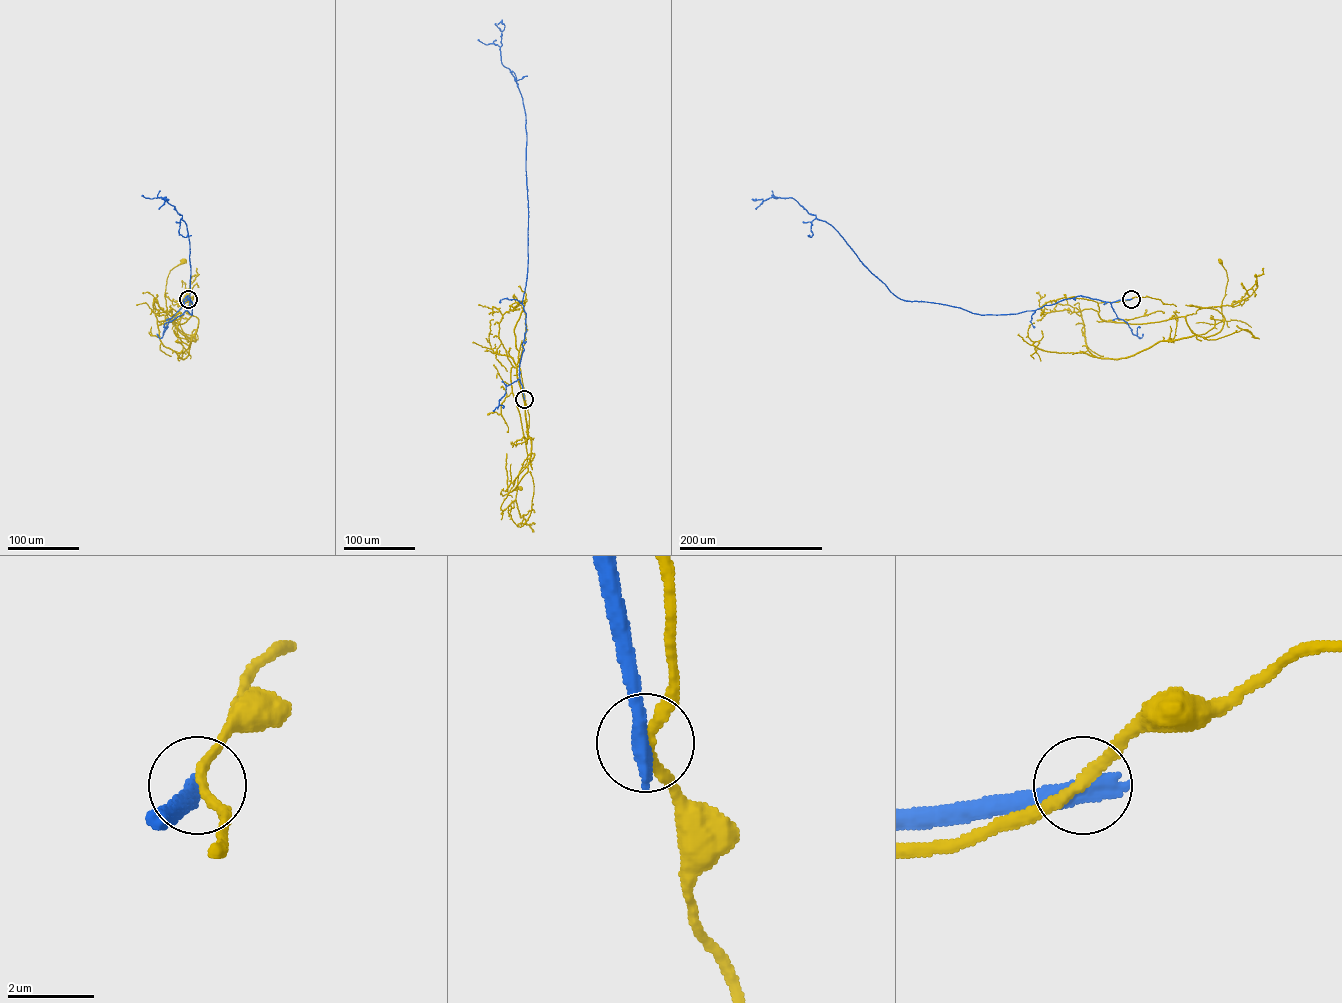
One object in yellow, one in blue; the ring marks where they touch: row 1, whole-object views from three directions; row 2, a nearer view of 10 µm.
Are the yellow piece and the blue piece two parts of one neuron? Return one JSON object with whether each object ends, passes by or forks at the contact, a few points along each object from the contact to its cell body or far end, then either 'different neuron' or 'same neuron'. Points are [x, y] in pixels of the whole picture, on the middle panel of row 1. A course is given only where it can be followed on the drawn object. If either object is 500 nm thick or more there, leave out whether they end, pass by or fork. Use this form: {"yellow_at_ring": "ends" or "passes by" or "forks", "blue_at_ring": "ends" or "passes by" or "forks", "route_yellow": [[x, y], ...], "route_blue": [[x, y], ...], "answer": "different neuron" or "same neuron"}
{"route_yellow": [[524, 399], [520, 369], [513, 366], [512, 392], [527, 454], [534, 456], [500, 493], [502, 496], [519, 487]], "route_blue": [[524, 399], [519, 369], [528, 259], [526, 116], [518, 83], [501, 63], [504, 25], [498, 24]], "answer": "different neuron"}

